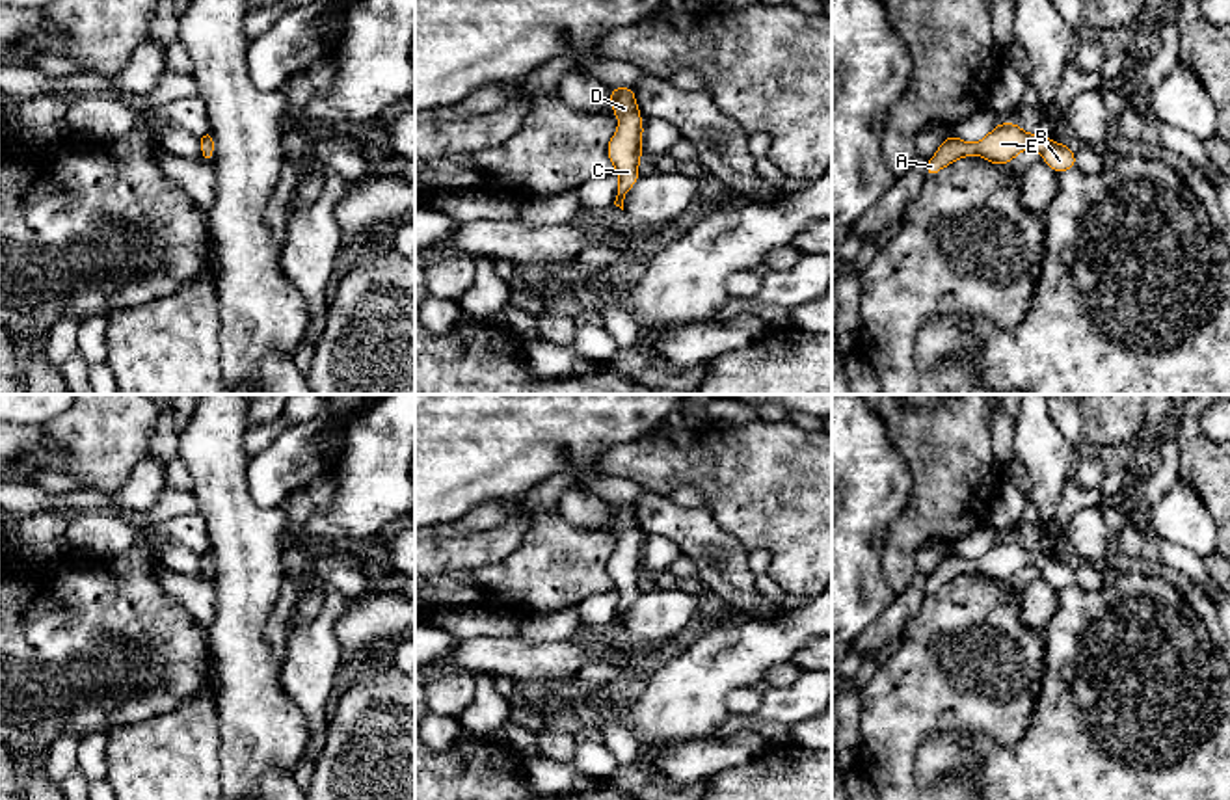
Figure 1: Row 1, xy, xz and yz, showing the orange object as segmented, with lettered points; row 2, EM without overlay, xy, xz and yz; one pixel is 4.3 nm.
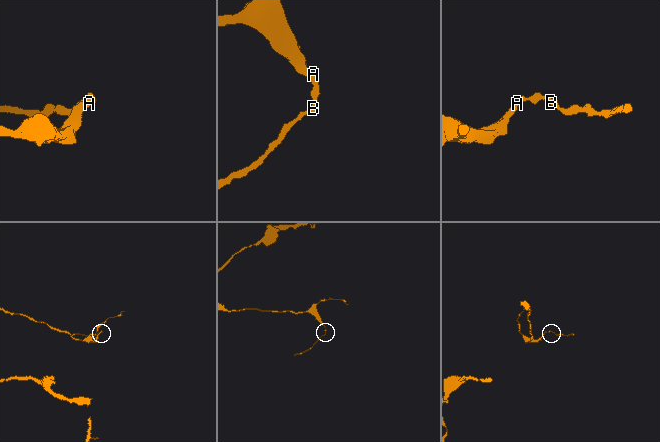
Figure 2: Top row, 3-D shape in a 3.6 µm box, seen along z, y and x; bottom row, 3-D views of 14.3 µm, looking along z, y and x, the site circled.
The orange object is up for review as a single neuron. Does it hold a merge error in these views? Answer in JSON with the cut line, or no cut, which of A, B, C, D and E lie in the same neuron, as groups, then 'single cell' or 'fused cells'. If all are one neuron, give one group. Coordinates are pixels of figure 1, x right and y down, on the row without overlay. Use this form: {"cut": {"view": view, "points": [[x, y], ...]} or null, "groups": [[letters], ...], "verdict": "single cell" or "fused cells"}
{"cut": null, "groups": [["A", "B", "C", "D", "E"]], "verdict": "single cell"}

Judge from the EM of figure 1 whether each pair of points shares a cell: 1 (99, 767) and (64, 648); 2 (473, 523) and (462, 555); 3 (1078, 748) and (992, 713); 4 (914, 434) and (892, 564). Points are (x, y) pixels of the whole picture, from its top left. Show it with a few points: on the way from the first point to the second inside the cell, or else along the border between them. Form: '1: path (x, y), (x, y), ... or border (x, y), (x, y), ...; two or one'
1: border (106, 733), (93, 732), (79, 739); two
2: border (510, 516), (488, 529), (434, 538); two
3: border (1042, 687), (1028, 730), (1013, 745), (985, 737); two
4: path (925, 466), (925, 516), (909, 533); one

